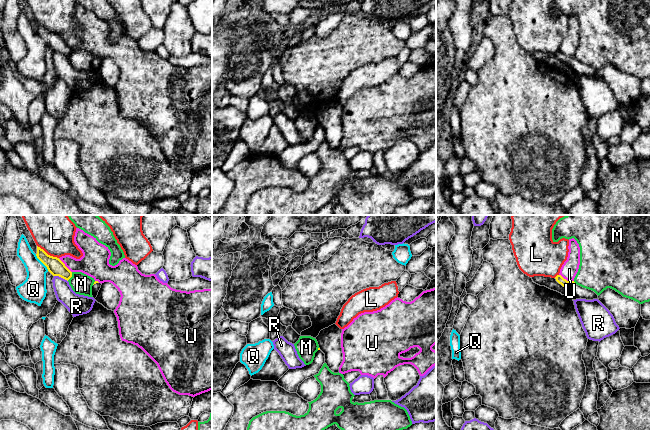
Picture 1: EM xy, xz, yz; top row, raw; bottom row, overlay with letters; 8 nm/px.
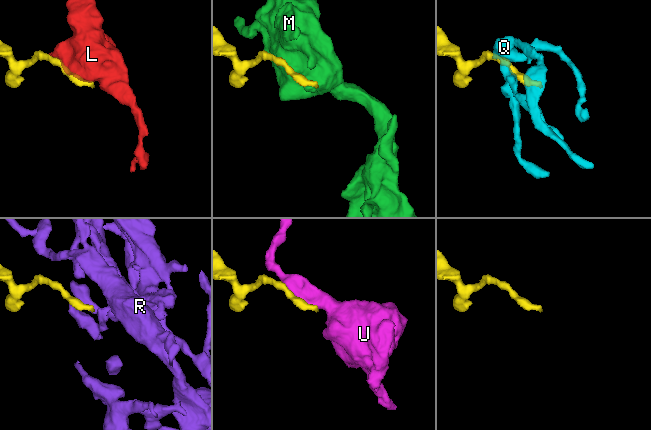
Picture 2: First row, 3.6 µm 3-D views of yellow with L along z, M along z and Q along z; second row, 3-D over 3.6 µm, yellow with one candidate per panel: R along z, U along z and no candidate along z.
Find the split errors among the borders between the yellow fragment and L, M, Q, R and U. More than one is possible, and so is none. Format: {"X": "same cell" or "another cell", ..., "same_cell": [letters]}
{"L": "another cell", "M": "another cell", "Q": "another cell", "R": "another cell", "U": "another cell", "same_cell": []}

